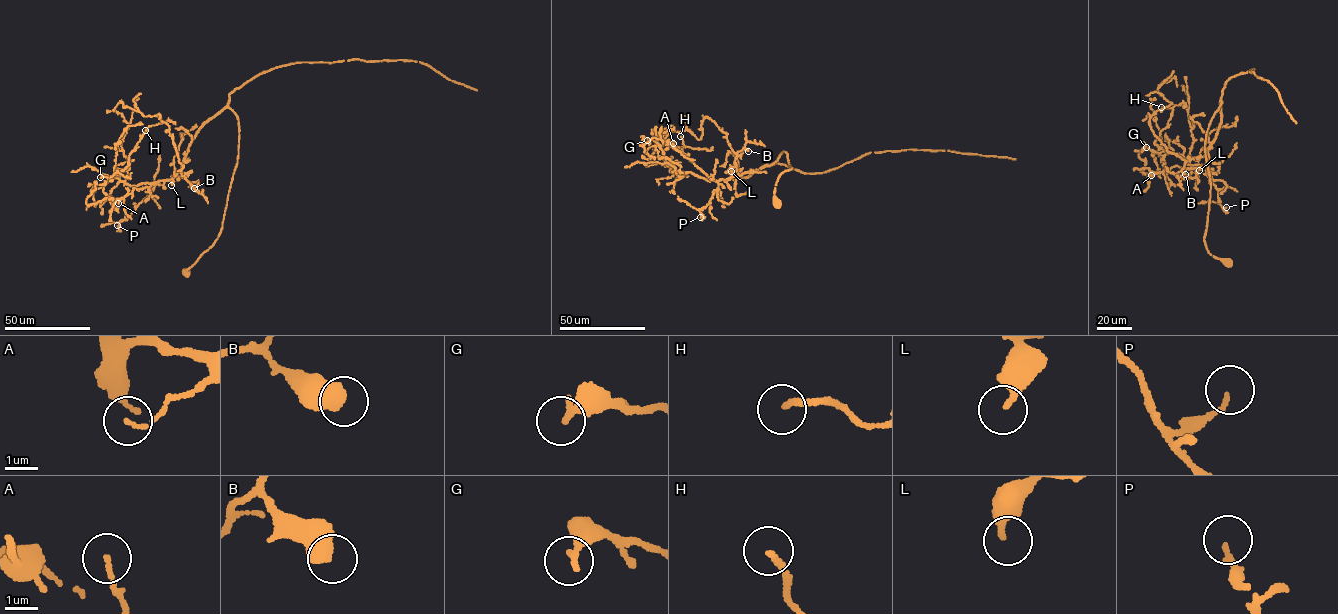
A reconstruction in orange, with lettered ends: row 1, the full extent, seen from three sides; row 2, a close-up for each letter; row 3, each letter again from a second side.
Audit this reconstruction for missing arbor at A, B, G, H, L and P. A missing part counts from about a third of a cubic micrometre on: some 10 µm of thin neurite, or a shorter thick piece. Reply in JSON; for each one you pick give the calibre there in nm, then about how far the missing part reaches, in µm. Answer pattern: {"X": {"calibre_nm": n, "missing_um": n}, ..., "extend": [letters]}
{"extend": []}

